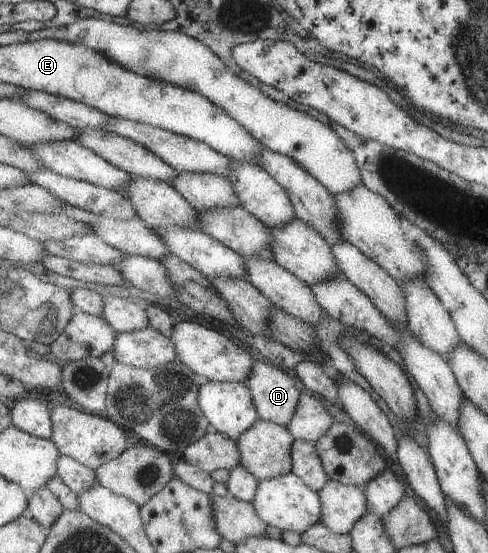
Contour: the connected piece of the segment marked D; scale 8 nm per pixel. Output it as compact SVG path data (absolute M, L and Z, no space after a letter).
M259 356L245 384L253 394L253 402L261 419L288 426L299 408L303 394L291 374L285 374L283 368Z

